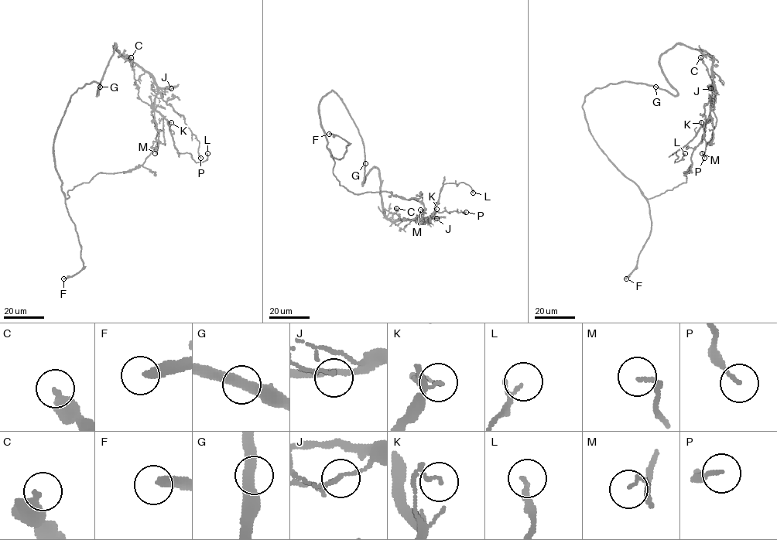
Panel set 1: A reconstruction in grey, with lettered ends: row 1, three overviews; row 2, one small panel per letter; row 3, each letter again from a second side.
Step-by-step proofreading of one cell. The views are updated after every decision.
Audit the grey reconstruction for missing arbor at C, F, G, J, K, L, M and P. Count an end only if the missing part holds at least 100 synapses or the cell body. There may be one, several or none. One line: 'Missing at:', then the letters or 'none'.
Missing at: F

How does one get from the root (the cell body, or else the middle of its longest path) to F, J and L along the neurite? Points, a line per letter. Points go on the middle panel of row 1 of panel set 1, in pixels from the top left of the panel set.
F: (381, 191), (354, 194), (340, 184), (333, 172), (335, 162), (330, 155), (340, 158), (348, 144), (329, 134)
J: (381, 191), (407, 199), (419, 200), (424, 206), (424, 212), (419, 217), (421, 222), (436, 218)
L: (381, 191), (419, 200), (424, 206), (419, 218), (428, 218), (435, 211), (443, 184), (464, 182), (473, 193)

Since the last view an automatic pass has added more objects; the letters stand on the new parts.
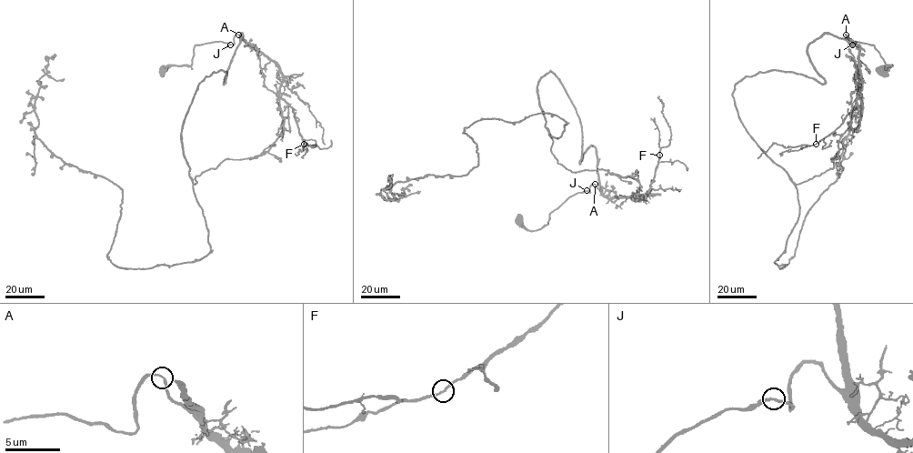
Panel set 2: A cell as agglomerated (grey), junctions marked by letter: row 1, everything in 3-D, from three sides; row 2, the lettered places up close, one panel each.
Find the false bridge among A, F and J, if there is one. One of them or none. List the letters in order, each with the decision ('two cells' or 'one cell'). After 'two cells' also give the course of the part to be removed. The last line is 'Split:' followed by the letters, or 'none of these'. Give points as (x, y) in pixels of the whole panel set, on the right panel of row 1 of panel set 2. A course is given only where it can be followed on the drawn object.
A: one cell
F: one cell
J: one cell
Split: none of these

